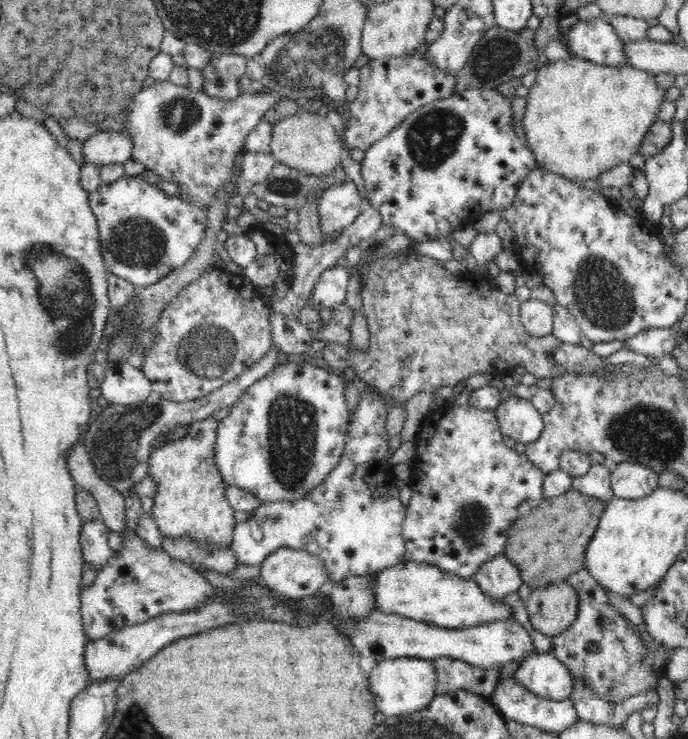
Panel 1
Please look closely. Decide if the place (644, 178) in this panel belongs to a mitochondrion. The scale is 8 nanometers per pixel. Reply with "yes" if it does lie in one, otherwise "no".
no

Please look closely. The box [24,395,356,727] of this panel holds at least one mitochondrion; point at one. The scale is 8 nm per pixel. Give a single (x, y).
(114, 445)

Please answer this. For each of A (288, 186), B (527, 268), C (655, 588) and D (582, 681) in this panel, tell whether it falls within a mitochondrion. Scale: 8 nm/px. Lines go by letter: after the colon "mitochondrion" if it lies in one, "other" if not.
A: mitochondrion
B: other
C: other
D: other

